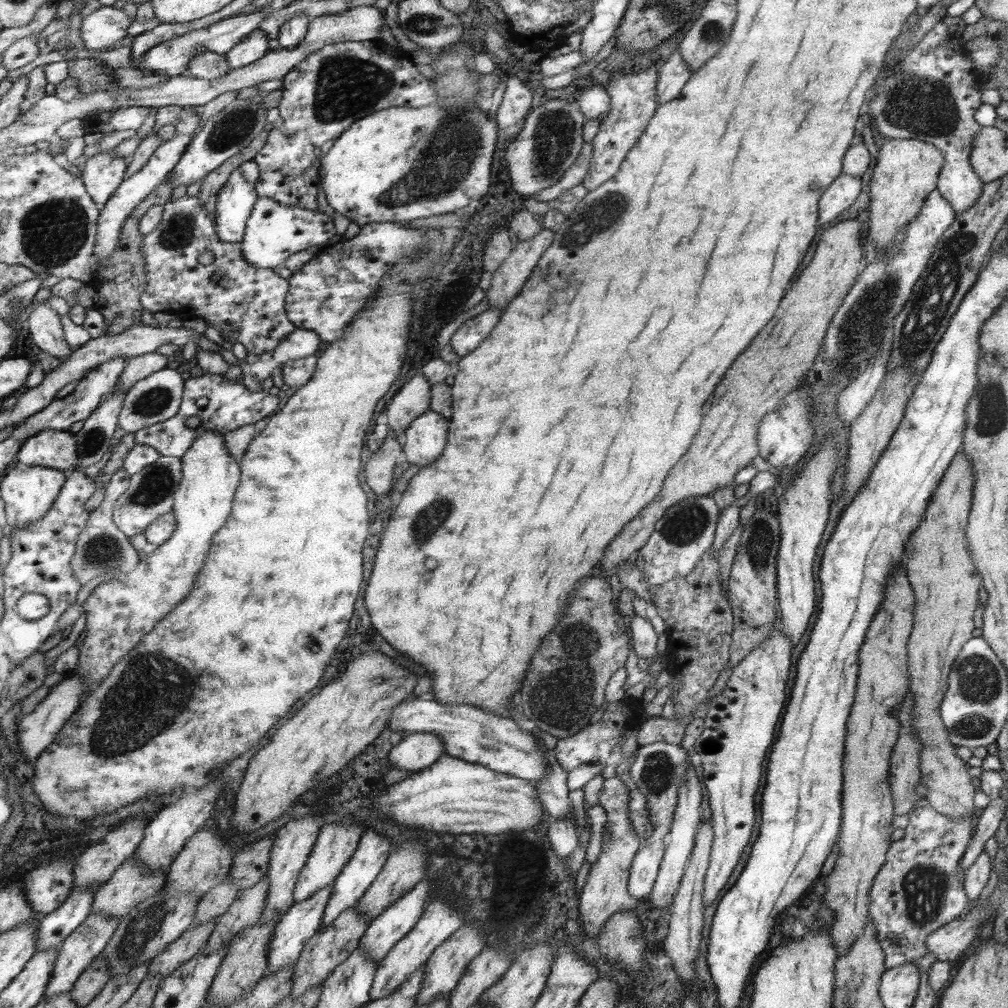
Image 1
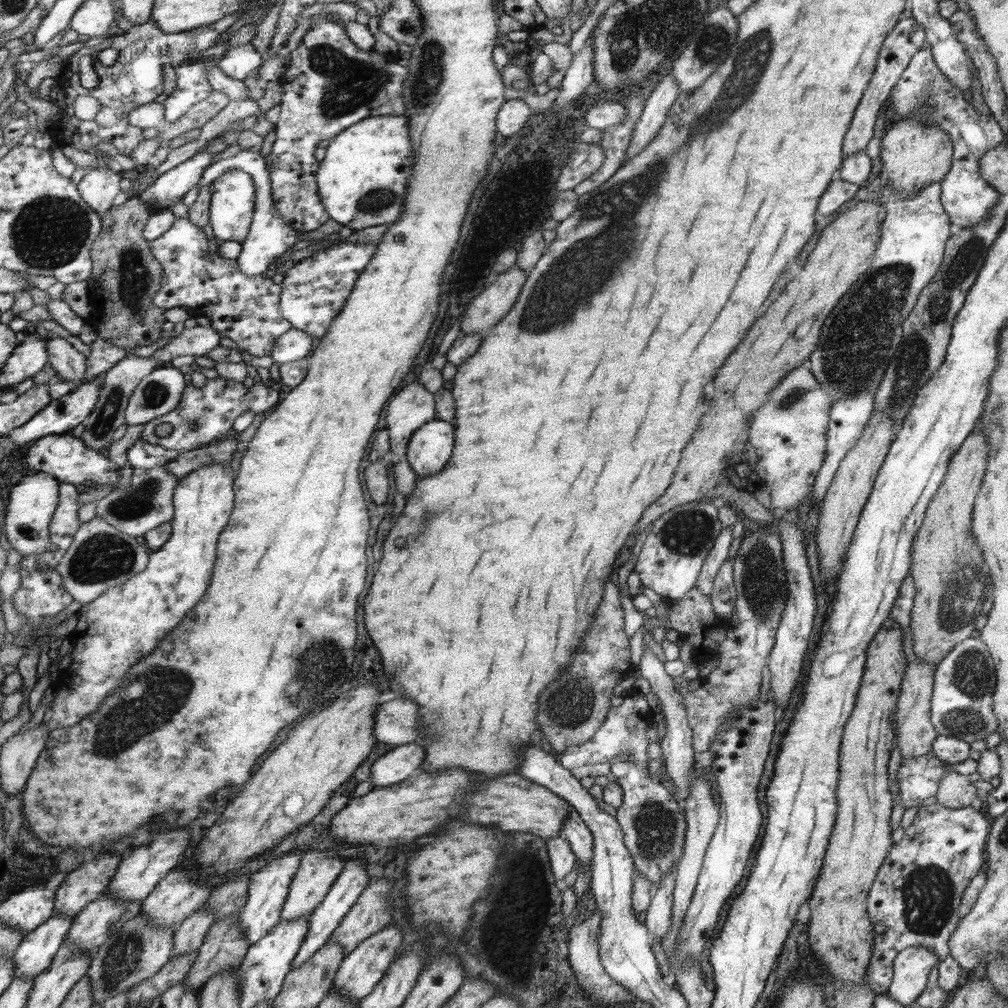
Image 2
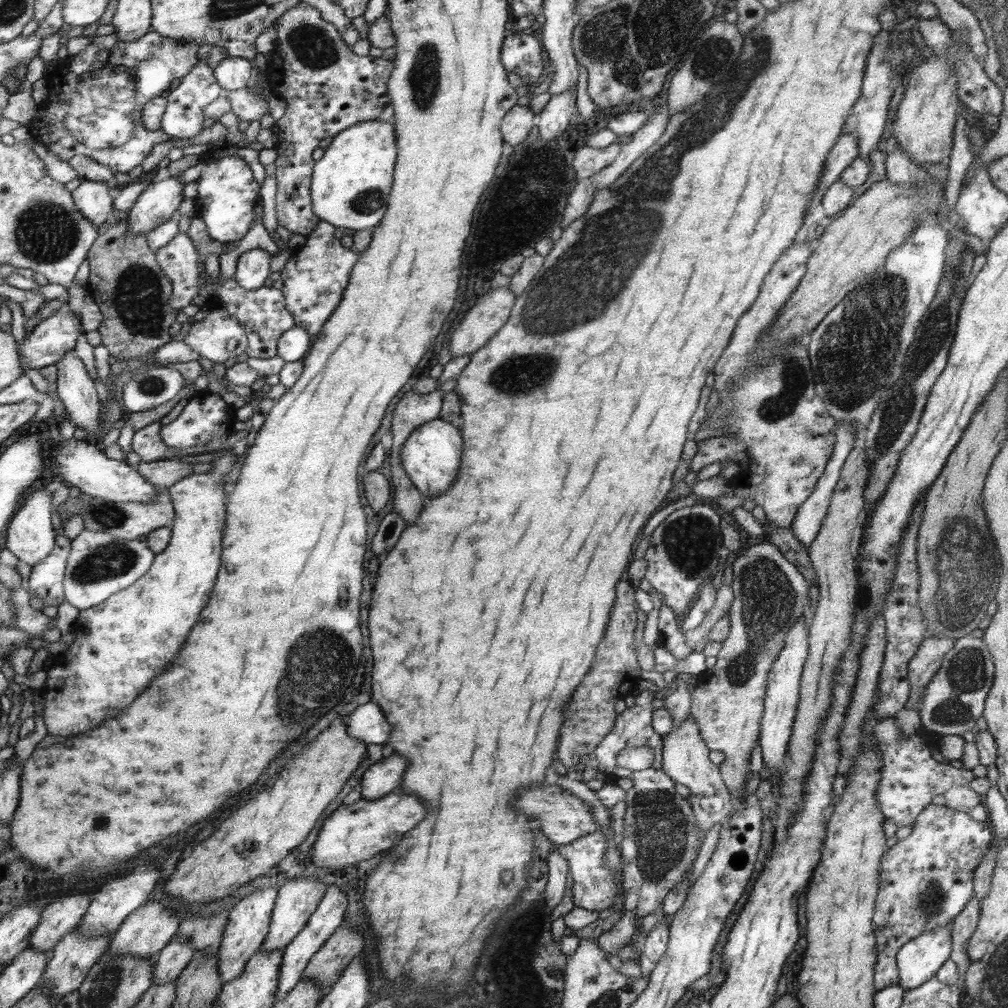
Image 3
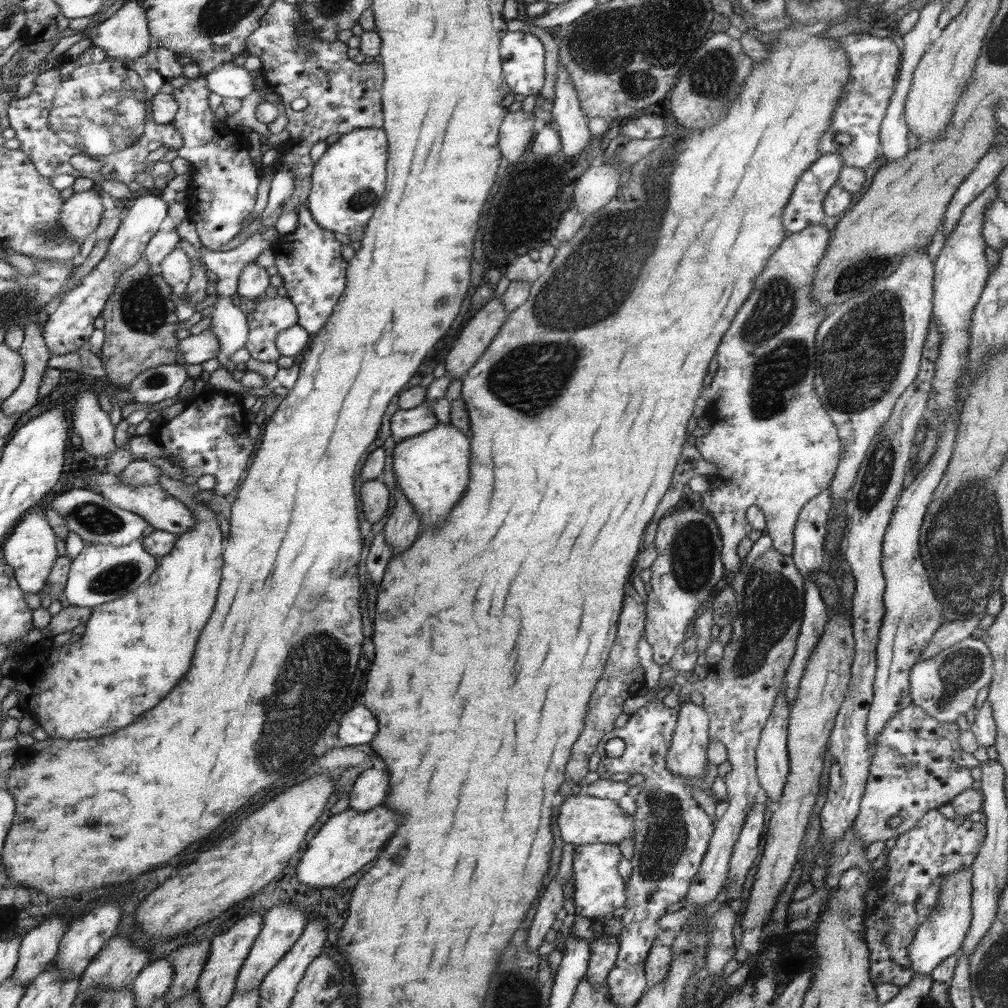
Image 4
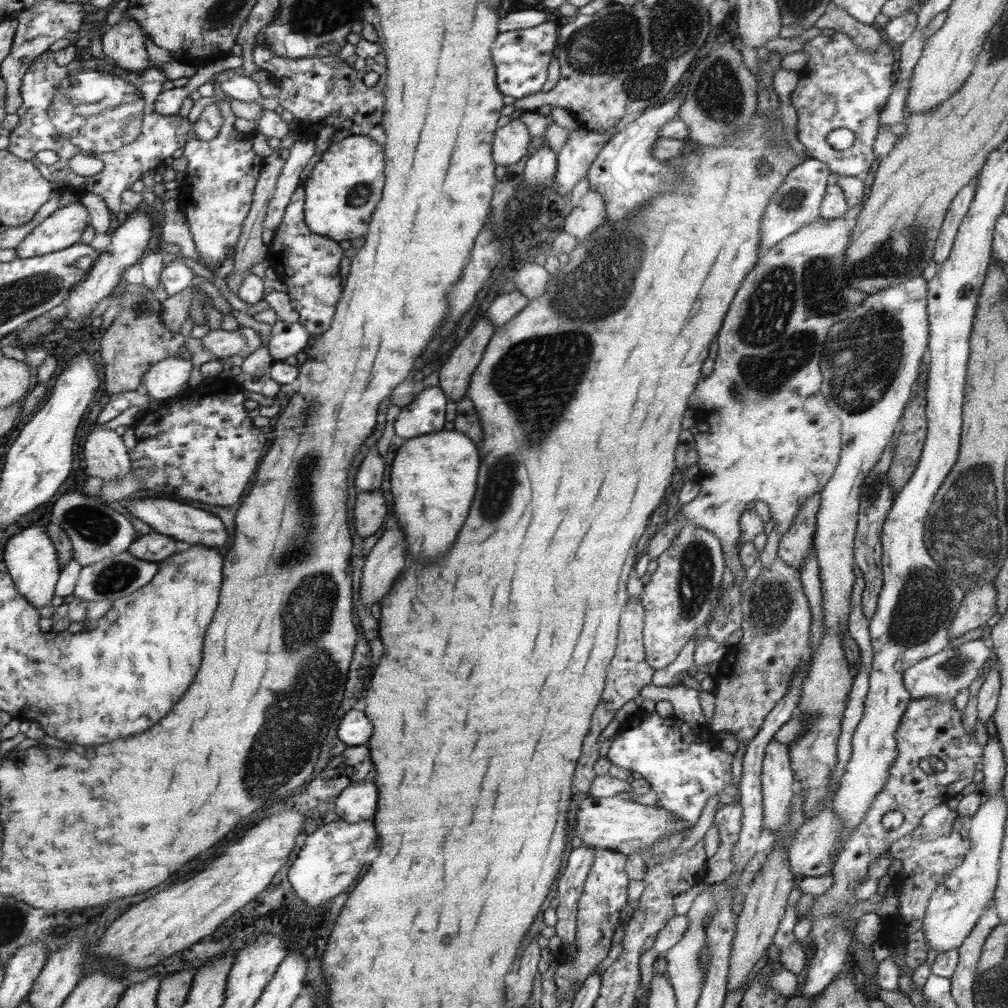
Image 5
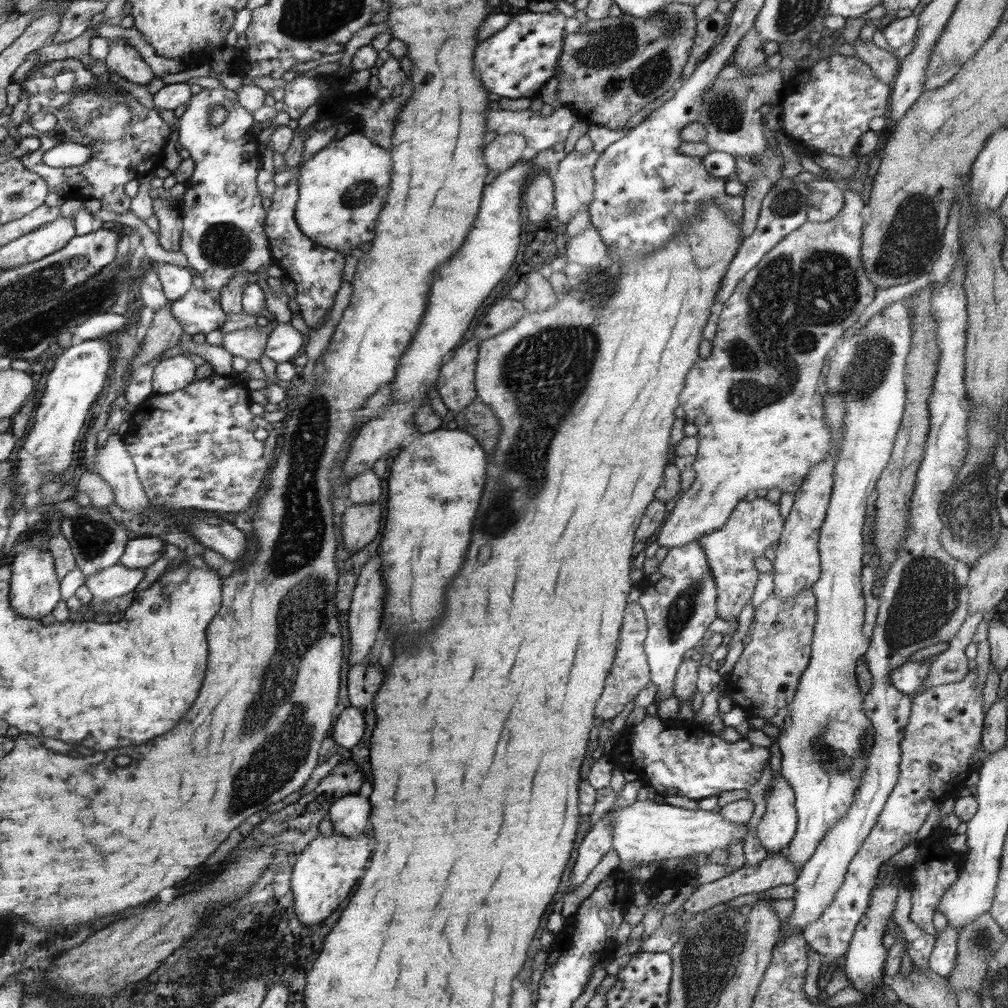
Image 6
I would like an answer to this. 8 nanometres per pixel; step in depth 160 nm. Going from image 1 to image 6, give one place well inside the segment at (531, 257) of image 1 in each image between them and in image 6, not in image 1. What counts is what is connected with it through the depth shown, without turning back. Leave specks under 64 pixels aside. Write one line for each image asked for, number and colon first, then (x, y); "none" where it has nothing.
2: (491, 306)
3: (492, 311)
4: (473, 341)
5: (455, 375)
6: (457, 385)

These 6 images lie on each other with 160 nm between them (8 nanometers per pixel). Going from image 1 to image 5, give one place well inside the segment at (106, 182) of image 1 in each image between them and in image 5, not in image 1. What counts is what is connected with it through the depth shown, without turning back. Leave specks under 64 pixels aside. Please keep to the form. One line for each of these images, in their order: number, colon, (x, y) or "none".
2: (99, 186)
3: (94, 200)
4: (81, 213)
5: (64, 227)

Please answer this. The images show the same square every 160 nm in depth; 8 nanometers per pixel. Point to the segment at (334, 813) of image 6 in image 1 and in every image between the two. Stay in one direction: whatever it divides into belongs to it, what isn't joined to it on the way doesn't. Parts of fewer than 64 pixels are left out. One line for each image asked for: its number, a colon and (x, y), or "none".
1: (420, 750)
2: (403, 761)
3: (380, 779)
4: (368, 791)
5: (357, 803)

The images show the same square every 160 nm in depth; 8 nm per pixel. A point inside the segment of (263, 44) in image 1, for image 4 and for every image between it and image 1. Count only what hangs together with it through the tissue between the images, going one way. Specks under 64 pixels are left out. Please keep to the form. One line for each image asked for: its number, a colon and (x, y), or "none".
2: (242, 61)
3: (232, 73)
4: (229, 80)

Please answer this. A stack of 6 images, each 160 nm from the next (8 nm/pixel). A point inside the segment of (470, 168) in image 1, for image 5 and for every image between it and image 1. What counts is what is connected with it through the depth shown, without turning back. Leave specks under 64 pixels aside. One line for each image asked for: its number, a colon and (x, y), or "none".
2: (363, 178)
3: (351, 183)
4: (349, 180)
5: (345, 187)

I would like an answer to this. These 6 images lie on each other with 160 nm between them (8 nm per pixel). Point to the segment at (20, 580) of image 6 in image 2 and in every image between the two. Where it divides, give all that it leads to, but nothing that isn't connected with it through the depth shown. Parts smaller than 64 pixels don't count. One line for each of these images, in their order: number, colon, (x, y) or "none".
2: (32, 501)
3: (31, 537)
4: (31, 550)
5: (30, 556)

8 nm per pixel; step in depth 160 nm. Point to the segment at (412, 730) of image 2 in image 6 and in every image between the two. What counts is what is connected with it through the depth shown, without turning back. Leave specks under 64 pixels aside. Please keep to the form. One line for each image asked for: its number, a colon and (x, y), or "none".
3: (367, 723)
4: (357, 727)
5: (354, 728)
6: (351, 725)

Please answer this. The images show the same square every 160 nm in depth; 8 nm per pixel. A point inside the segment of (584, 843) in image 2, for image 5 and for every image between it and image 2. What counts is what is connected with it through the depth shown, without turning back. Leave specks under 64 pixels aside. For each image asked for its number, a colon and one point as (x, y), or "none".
3: (595, 888)
4: (599, 889)
5: (604, 895)

